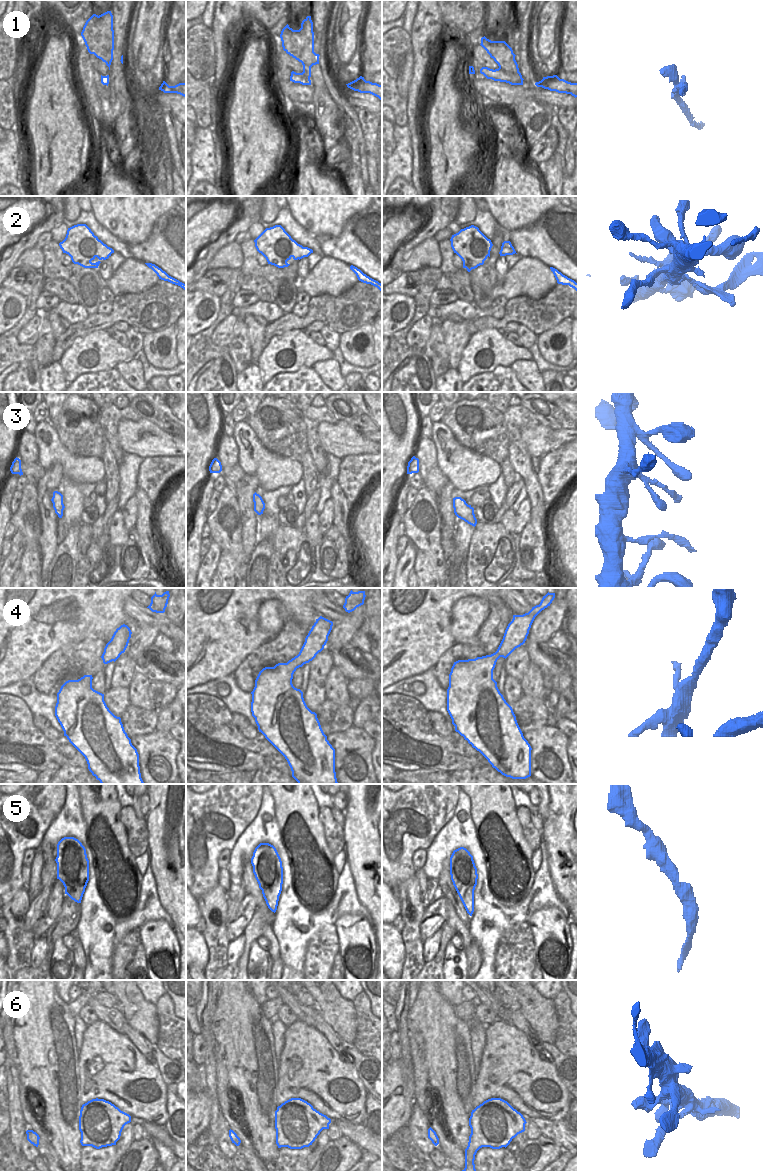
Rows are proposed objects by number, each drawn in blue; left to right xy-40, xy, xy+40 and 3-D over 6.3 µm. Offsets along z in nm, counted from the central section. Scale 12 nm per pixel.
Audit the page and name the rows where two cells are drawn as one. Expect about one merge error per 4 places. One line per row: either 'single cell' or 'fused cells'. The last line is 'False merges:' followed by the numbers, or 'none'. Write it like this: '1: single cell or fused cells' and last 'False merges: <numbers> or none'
1: single cell
2: single cell
3: single cell
4: single cell
5: single cell
6: single cell
False merges: none

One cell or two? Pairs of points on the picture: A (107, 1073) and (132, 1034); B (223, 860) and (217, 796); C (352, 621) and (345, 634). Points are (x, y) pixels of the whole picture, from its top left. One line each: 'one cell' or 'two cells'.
A: two cells
B: two cells
C: one cell

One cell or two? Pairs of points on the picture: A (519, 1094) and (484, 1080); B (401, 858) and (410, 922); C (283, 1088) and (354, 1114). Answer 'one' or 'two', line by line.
A: one
B: two
C: one

